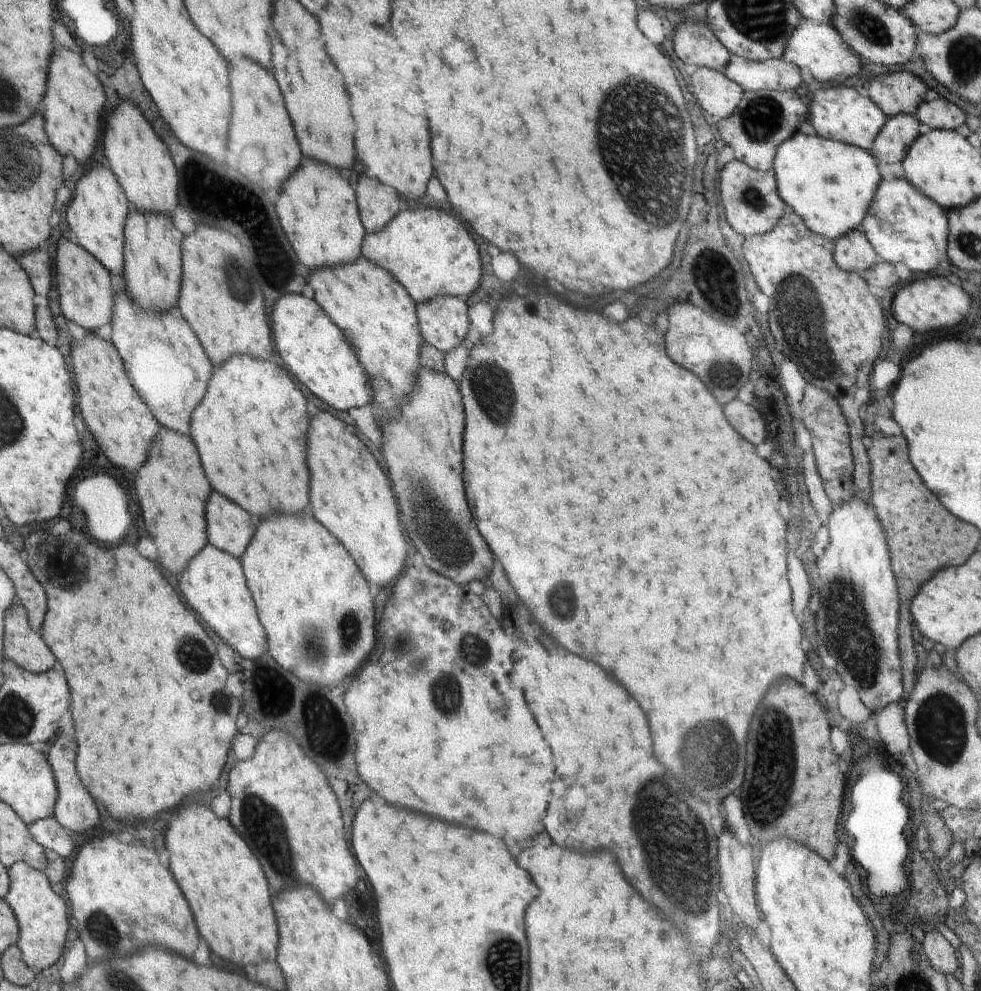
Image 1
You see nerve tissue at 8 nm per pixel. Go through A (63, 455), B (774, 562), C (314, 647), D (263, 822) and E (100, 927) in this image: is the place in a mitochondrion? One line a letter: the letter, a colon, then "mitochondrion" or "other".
A: other
B: other
C: mitochondrion
D: mitochondrion
E: mitochondrion

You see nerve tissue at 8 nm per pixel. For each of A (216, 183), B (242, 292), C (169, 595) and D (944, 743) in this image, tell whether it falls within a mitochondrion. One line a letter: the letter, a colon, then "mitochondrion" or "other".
A: mitochondrion
B: mitochondrion
C: other
D: mitochondrion

